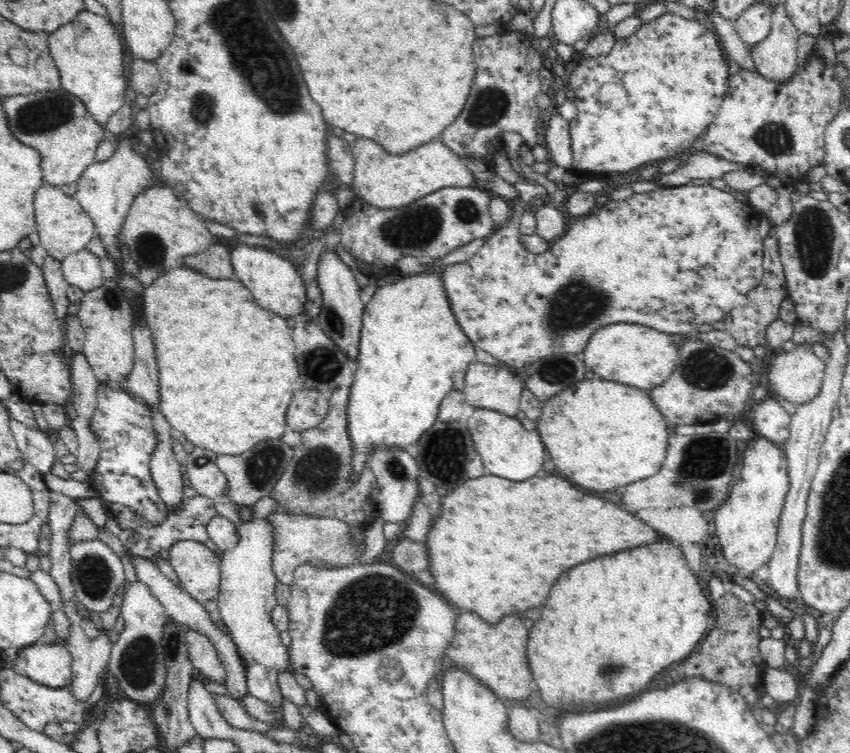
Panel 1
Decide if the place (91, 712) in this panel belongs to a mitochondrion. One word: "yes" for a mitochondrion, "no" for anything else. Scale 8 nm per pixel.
no

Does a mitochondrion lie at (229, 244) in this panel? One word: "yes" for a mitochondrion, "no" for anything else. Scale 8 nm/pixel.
no

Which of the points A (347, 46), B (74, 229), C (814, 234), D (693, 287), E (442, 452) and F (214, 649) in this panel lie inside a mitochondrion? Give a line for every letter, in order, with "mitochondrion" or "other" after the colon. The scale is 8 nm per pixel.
A: other
B: other
C: mitochondrion
D: other
E: mitochondrion
F: other

